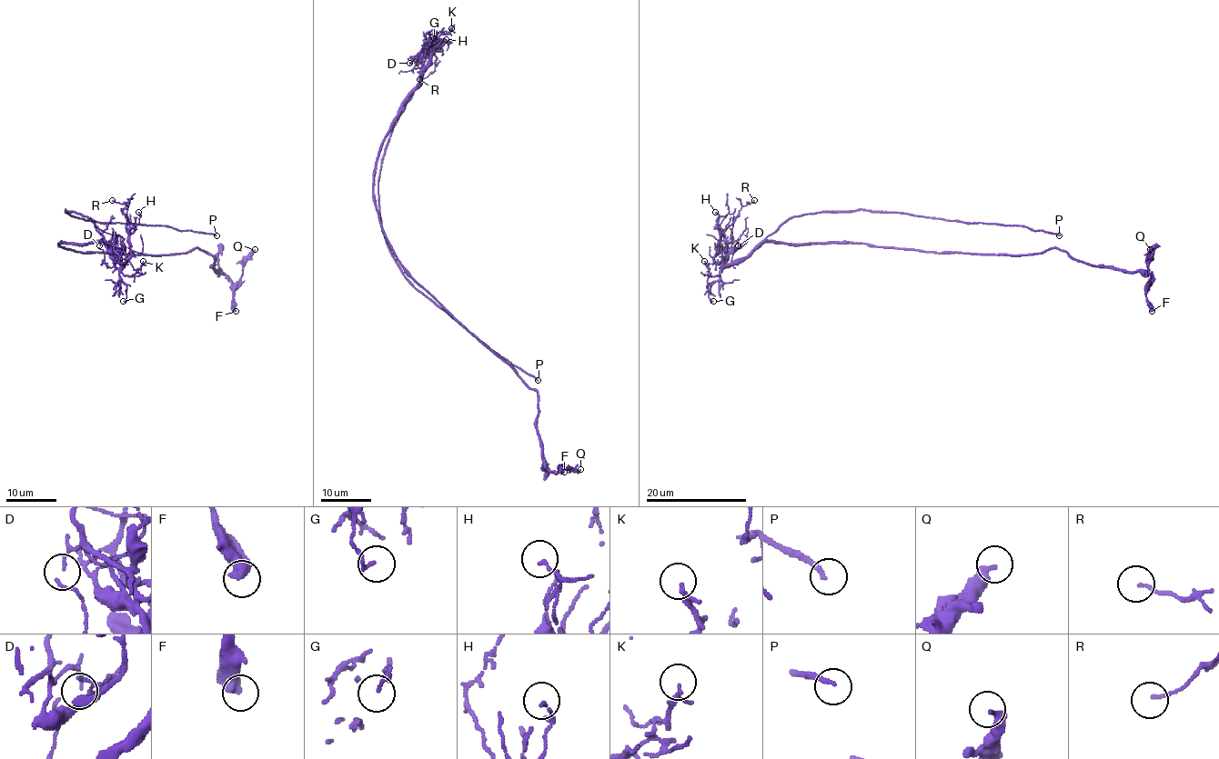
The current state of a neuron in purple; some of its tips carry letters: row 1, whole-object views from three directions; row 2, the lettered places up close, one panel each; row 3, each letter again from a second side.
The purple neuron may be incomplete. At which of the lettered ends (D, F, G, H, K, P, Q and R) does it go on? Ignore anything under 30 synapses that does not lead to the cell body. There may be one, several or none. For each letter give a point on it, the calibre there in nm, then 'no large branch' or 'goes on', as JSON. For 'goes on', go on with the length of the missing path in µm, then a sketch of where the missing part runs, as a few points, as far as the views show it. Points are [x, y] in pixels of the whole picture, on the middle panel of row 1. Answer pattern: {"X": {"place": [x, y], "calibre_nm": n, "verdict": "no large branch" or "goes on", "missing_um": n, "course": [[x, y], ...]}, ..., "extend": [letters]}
{"D": {"place": [409, 63], "calibre_nm": 70, "verdict": "no large branch"}, "F": {"place": [564, 472], "calibre_nm": 600, "verdict": "no large branch"}, "G": {"place": [434, 38], "calibre_nm": 100, "verdict": "no large branch"}, "H": {"place": [446, 39], "calibre_nm": 140, "verdict": "no large branch"}, "K": {"place": [451, 28], "calibre_nm": 140, "verdict": "no large branch"}, "P": {"place": [538, 380], "calibre_nm": 180, "verdict": "goes on", "missing_um": 60}, "Q": {"place": [580, 469], "calibre_nm": 300, "verdict": "no large branch"}, "R": {"place": [419, 79], "calibre_nm": 120, "verdict": "no large branch"}, "extend": ["P"]}

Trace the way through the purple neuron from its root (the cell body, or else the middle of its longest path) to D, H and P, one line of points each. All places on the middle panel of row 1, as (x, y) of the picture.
D: (378, 150), (404, 98), (425, 71), (432, 45), (429, 44), (409, 63)
H: (378, 150), (404, 98), (425, 71), (431, 52), (439, 43), (448, 43), (446, 39)
P: (378, 150), (397, 110), (412, 92), (393, 128), (378, 179), (381, 232), (389, 252), (416, 288), (538, 380)

